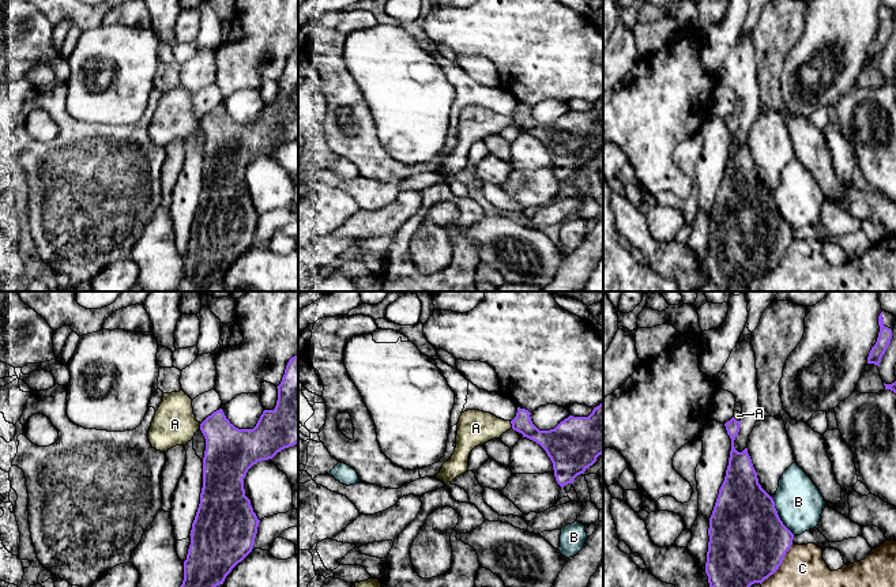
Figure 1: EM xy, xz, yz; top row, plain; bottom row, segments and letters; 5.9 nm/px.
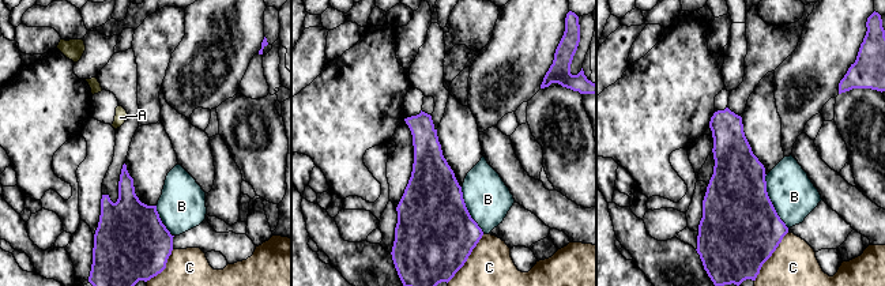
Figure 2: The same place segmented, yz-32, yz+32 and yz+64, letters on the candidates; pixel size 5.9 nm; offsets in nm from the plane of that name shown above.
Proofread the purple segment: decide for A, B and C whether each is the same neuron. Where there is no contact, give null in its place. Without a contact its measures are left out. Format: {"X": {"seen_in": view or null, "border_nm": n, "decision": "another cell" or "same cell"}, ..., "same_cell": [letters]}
{"A": {"seen_in": "xz", "border_nm": 50, "decision": "another cell"}, "B": {"seen_in": "yz", "border_nm": 260, "decision": "another cell"}, "C": {"seen_in": "yz", "border_nm": 300, "decision": "another cell"}, "same_cell": []}

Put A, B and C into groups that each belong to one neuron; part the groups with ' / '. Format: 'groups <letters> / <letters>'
groups A / B / C

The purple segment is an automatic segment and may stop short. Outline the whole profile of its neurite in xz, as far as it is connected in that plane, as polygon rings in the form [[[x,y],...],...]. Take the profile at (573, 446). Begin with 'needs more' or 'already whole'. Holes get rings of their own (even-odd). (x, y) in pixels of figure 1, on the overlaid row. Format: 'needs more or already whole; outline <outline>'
already whole; outline [[[603,402],[588,417],[569,415],[554,429],[539,430],[530,411],[517,407],[512,429],[539,444],[553,463],[557,483],[564,488],[603,454]]]

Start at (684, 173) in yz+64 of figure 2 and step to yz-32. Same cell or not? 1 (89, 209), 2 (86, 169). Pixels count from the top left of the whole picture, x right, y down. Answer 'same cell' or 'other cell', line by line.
1: other cell
2: other cell

